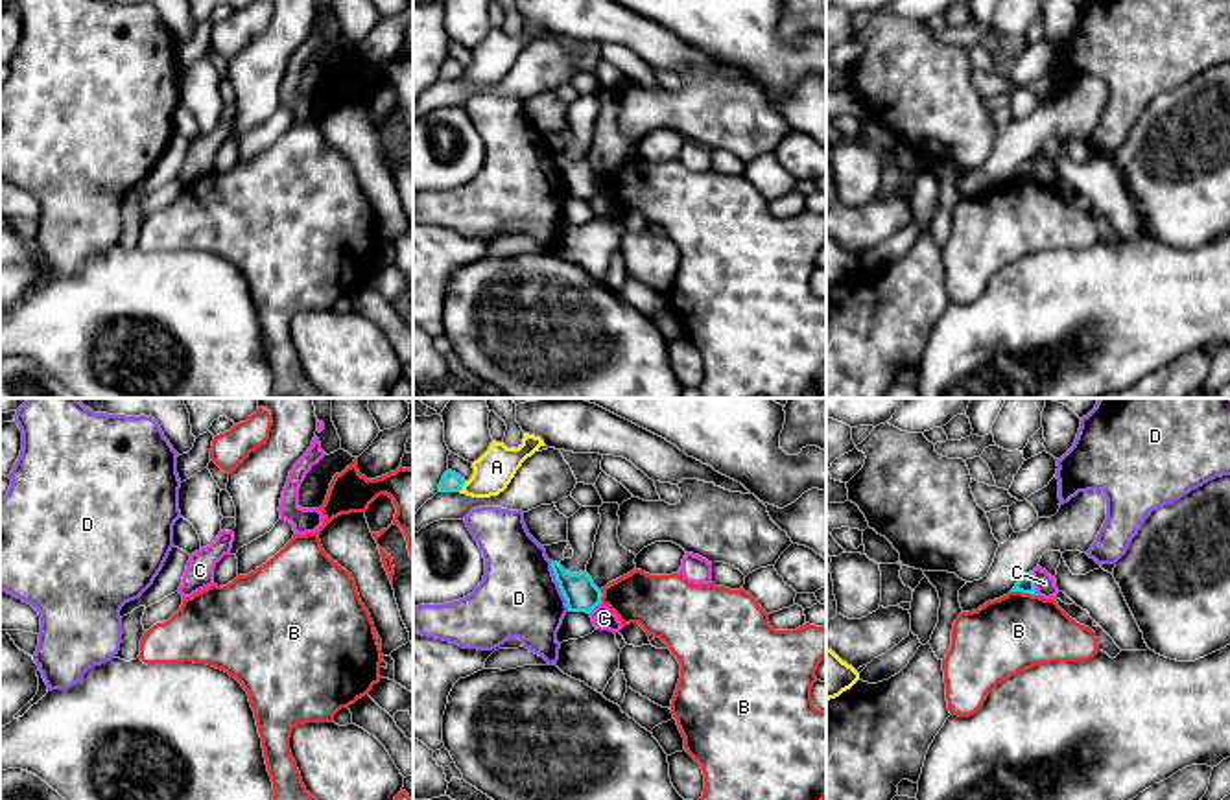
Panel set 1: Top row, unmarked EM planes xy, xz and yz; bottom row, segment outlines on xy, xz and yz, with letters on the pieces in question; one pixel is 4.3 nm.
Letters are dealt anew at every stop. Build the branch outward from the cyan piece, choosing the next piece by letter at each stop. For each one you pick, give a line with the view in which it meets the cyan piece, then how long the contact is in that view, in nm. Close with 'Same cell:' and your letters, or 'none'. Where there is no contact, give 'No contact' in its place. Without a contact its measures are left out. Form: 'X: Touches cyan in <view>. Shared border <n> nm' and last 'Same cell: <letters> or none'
Same cell: none

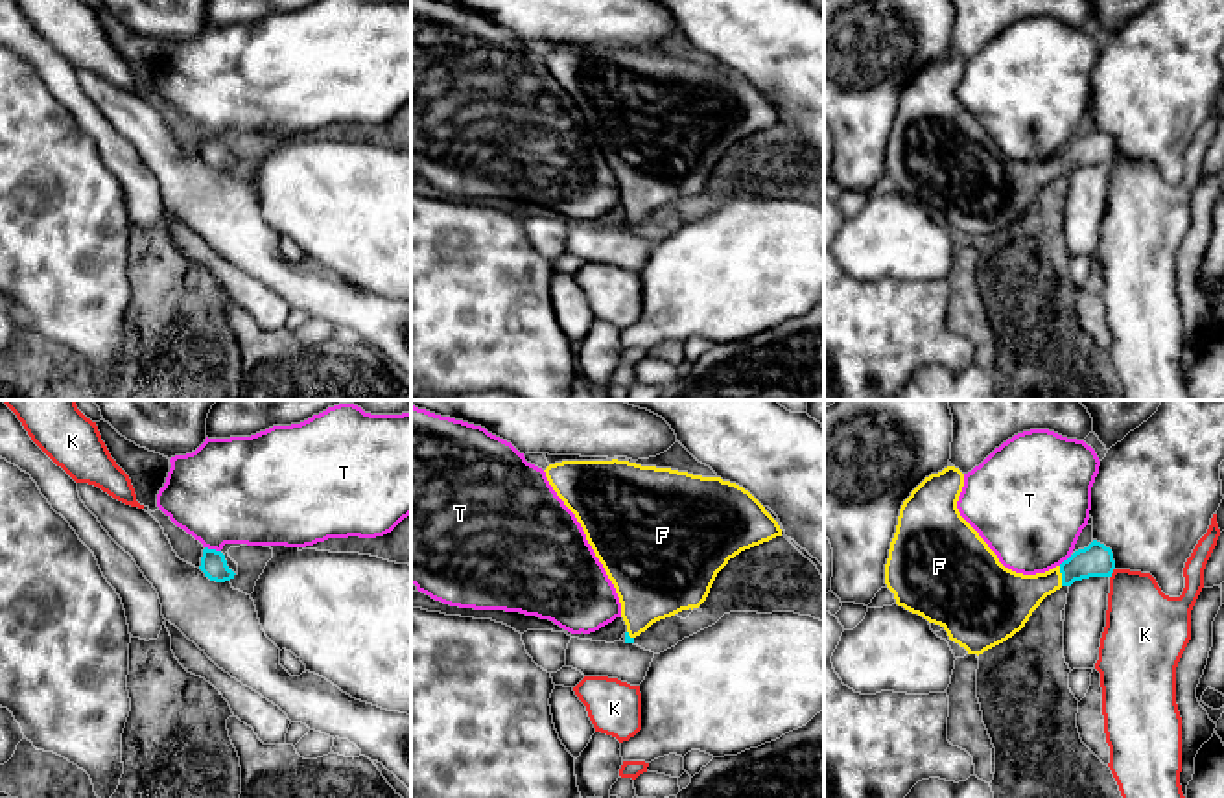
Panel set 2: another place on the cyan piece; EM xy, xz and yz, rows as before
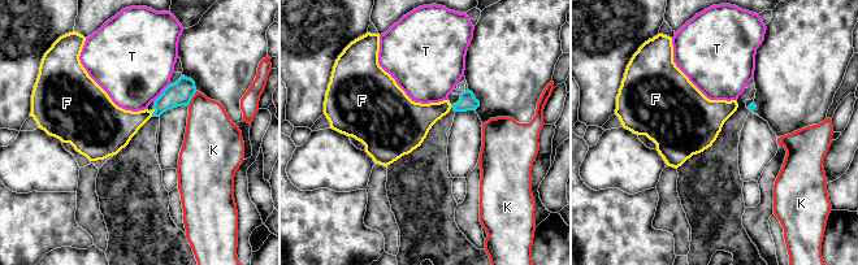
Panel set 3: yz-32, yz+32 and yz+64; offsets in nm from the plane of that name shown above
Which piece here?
F: Touches cyan in yz. Shared border 90 nm
Same cell: F

